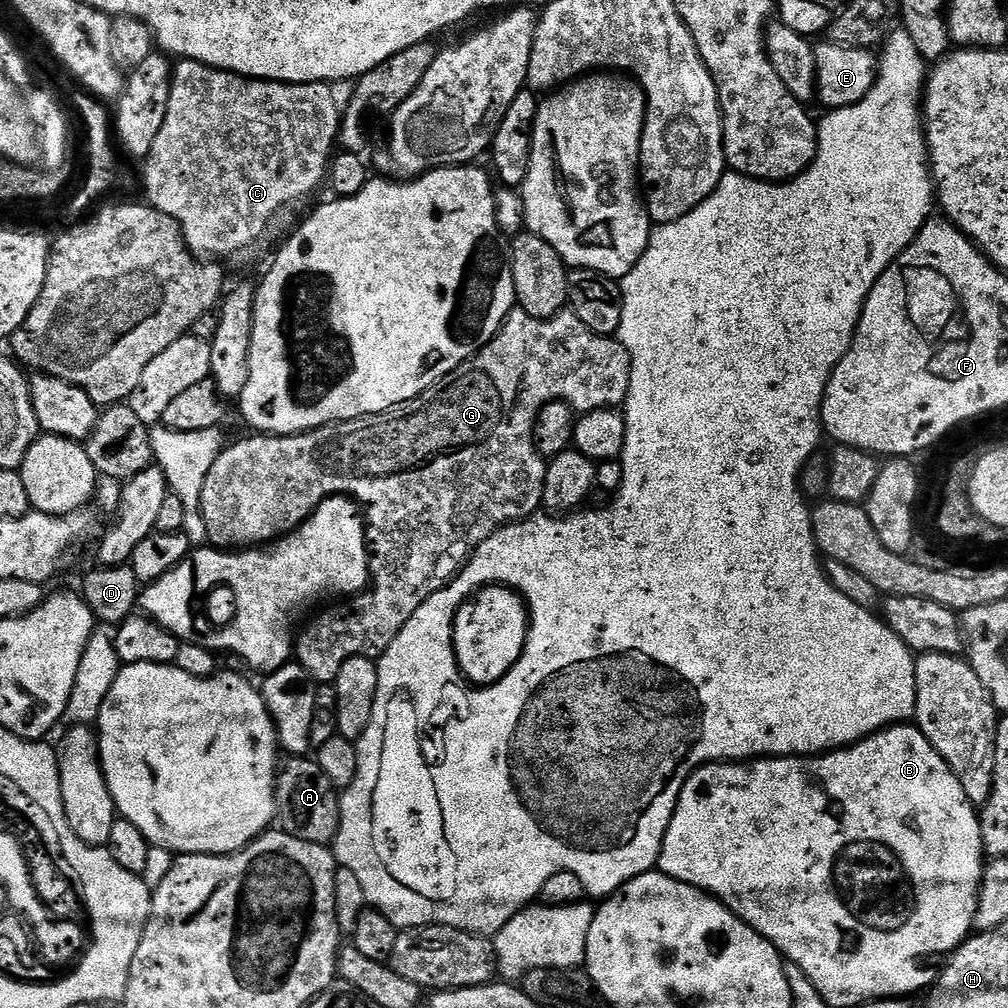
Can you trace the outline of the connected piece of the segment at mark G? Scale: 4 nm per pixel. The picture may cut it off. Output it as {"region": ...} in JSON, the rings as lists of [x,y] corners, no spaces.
{"region":[[[514,310],[505,318],[504,325],[500,327],[498,334],[485,348],[480,349],[462,366],[458,366],[453,372],[446,374],[434,386],[430,386],[422,395],[410,402],[399,404],[397,408],[392,408],[388,412],[363,416],[357,420],[344,420],[340,424],[327,424],[324,428],[299,432],[293,436],[252,434],[249,440],[240,440],[237,444],[229,443],[217,458],[216,464],[210,466],[210,474],[206,474],[206,486],[202,486],[200,513],[206,522],[208,539],[221,550],[247,550],[253,546],[264,546],[269,542],[275,542],[281,536],[287,536],[289,532],[304,523],[320,503],[332,496],[346,496],[355,500],[357,505],[362,506],[363,515],[366,517],[370,587],[351,597],[347,602],[337,603],[340,604],[337,608],[325,607],[323,609],[325,612],[321,616],[313,615],[299,629],[294,640],[295,663],[301,664],[317,685],[331,685],[338,678],[338,670],[342,670],[342,662],[346,662],[346,658],[354,658],[355,656],[376,658],[381,652],[385,652],[390,646],[390,642],[394,642],[394,638],[398,638],[402,626],[406,626],[406,622],[410,622],[410,618],[414,618],[414,610],[418,610],[418,606],[422,606],[422,602],[426,602],[426,598],[430,598],[435,592],[442,590],[445,584],[468,563],[476,547],[482,542],[486,542],[486,538],[490,538],[490,534],[494,534],[498,529],[504,528],[508,524],[517,524],[519,520],[527,520],[528,517],[537,515],[541,511],[544,503],[544,483],[548,466],[545,457],[536,453],[532,437],[534,422],[538,418],[538,410],[542,410],[542,406],[546,406],[551,400],[561,400],[563,404],[568,404],[580,414],[593,412],[599,408],[619,409],[628,399],[631,373],[632,359],[619,339],[591,332],[571,310],[559,312],[558,315],[551,316],[549,320],[539,320],[525,312]]]}

